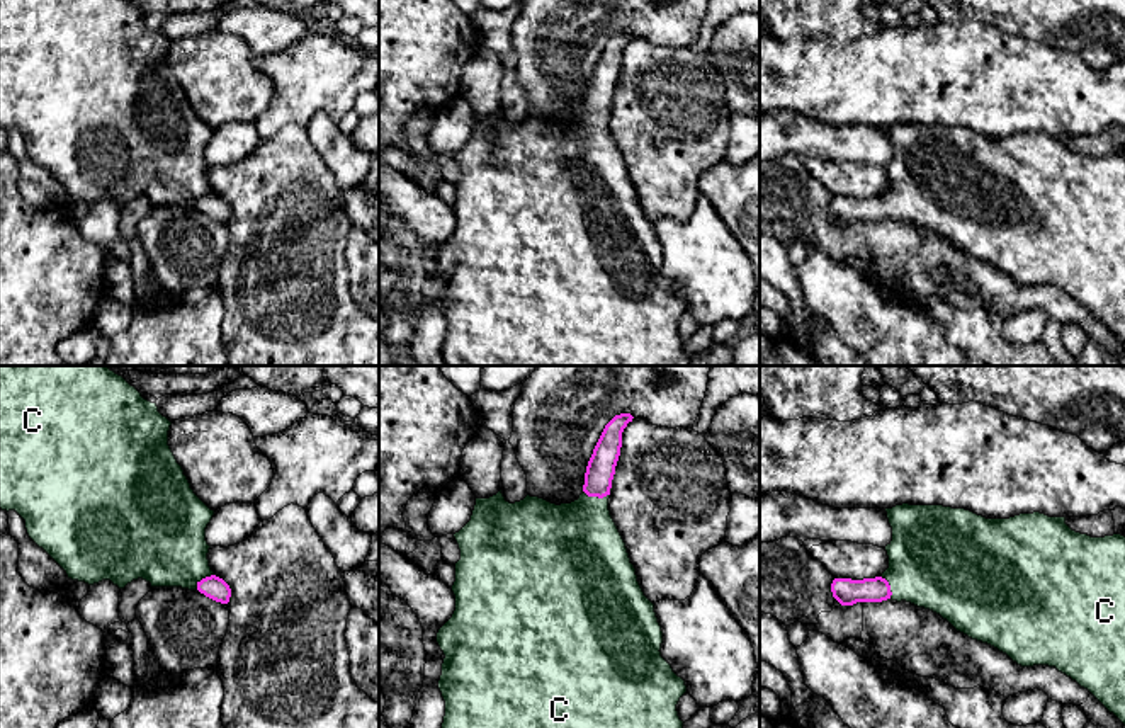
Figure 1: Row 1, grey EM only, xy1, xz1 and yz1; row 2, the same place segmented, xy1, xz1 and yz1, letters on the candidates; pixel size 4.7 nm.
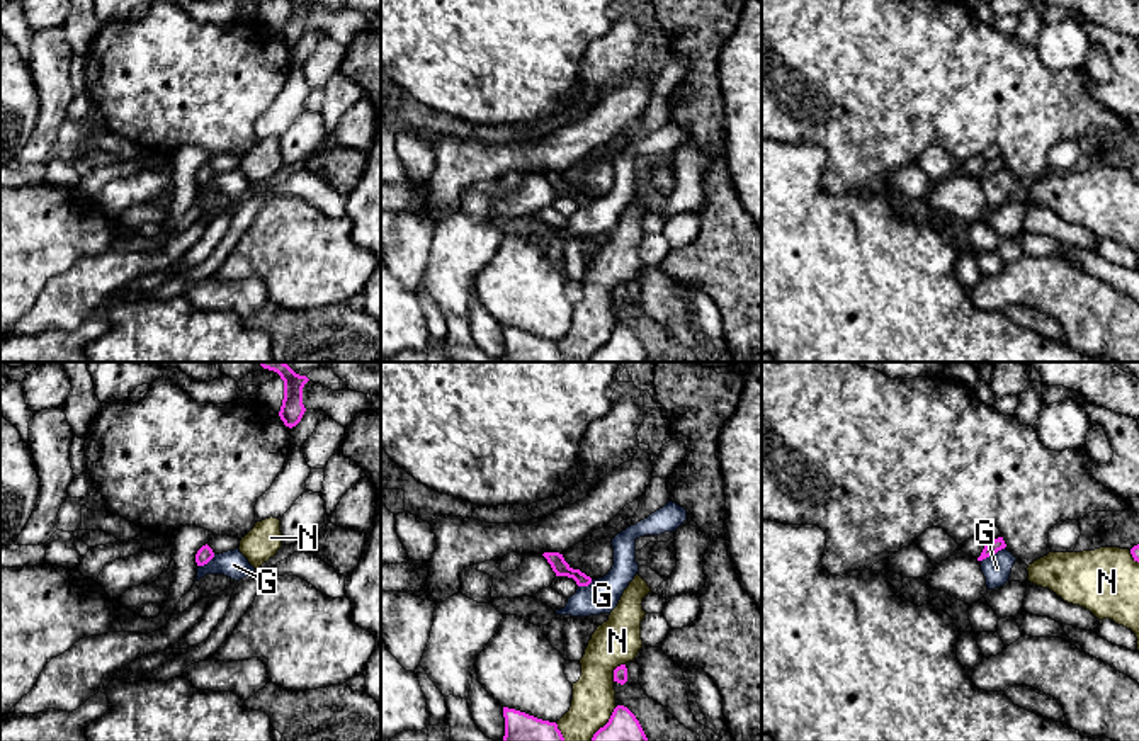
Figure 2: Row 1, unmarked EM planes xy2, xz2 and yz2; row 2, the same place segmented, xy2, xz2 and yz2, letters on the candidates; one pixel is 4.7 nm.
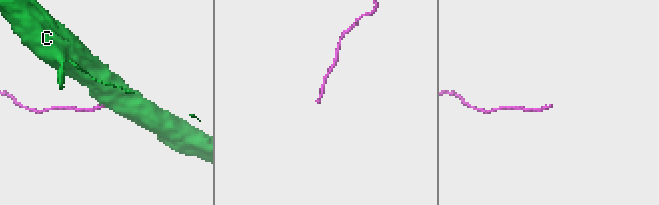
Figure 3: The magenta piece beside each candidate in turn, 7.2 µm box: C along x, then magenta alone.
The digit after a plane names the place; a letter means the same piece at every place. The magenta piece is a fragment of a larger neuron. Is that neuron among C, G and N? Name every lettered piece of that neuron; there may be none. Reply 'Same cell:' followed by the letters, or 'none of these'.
Same cell: C

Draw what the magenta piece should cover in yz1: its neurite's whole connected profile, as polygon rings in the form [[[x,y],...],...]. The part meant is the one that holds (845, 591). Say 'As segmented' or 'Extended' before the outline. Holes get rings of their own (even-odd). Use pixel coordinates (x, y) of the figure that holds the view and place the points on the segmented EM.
Extended. [[[909,503],[885,512],[892,527],[892,541],[885,546],[889,568],[875,578],[834,578],[831,592],[841,606],[892,599],[930,609],[1021,667],[1055,667],[1125,725],[1125,536],[1091,537],[1072,531],[1066,517],[1040,512],[986,519],[965,509]]]

